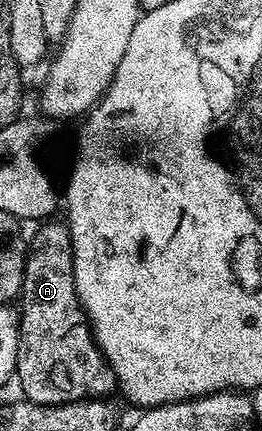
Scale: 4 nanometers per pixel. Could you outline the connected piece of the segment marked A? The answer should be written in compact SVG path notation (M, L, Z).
M46 222L31 239L25 252L25 272L21 282L19 296L19 326L17 328L17 370L16 382L21 382L21 391L26 400L34 403L41 399L41 387L49 387L49 383L57 383L61 391L53 391L57 399L65 399L69 403L69 395L80 395L82 400L94 397L105 397L109 390L118 386L117 378L110 370L105 356L93 342L93 332L86 320L85 311L77 300L75 277L73 276L73 246L68 226L64 222Z

